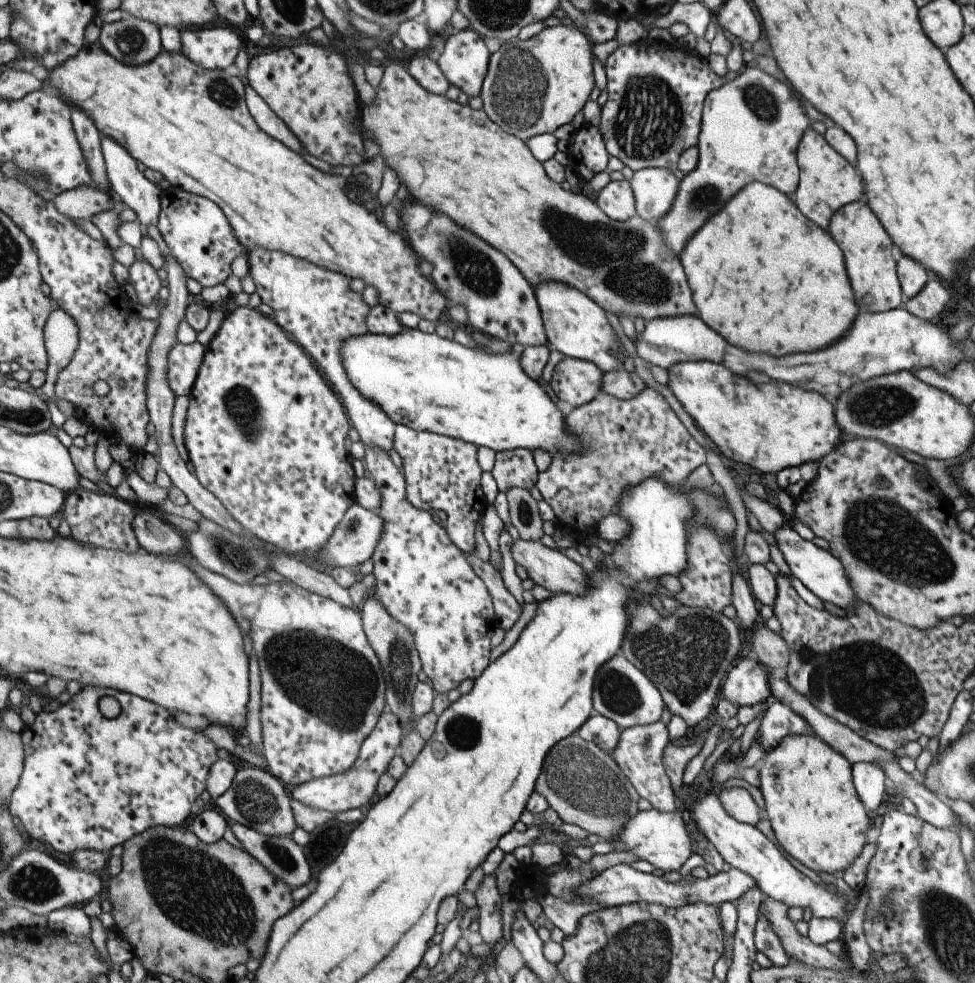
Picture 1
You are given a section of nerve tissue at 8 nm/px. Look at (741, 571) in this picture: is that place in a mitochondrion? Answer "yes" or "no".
no

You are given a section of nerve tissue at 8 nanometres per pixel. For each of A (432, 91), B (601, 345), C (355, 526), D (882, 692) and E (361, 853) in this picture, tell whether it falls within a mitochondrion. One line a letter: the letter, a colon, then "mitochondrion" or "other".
A: other
B: other
C: mitochondrion
D: mitochondrion
E: other

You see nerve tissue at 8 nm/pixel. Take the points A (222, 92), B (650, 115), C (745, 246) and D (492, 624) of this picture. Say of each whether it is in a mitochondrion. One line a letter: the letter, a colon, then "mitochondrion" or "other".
A: mitochondrion
B: mitochondrion
C: other
D: other

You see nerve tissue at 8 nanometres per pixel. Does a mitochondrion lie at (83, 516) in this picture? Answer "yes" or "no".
no

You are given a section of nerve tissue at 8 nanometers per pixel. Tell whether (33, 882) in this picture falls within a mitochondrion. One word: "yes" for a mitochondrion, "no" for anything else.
yes

